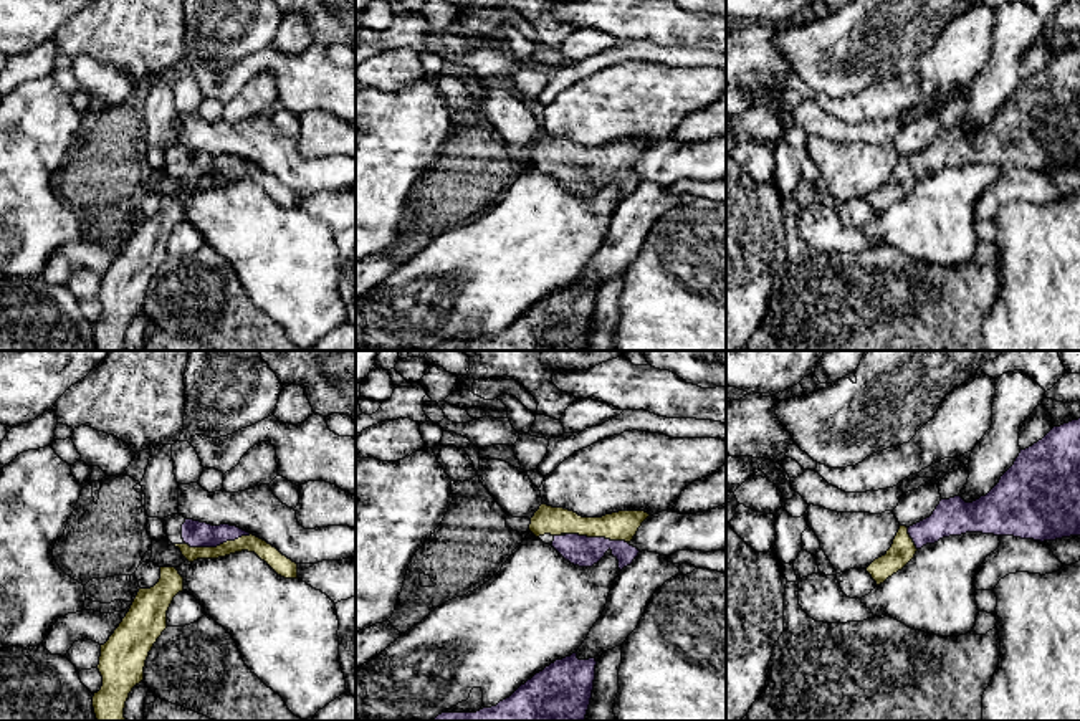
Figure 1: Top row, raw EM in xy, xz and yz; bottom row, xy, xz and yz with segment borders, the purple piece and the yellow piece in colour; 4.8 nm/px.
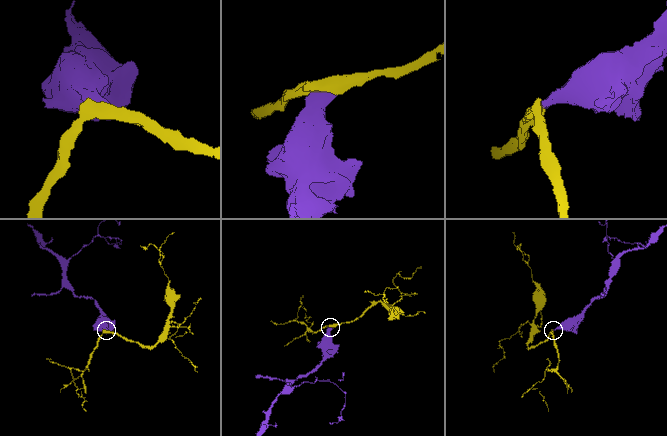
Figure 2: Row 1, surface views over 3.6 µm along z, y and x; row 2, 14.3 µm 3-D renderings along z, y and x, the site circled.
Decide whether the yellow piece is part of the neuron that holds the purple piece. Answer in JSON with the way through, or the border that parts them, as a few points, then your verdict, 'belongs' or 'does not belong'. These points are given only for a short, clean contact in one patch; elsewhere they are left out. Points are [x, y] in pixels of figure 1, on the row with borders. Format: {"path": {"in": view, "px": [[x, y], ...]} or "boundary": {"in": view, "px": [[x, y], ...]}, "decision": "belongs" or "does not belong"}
{"path": {"in": "xy", "px": [[194, 533], [202, 541], [217, 544], [252, 543], [265, 551]]}, "decision": "belongs"}

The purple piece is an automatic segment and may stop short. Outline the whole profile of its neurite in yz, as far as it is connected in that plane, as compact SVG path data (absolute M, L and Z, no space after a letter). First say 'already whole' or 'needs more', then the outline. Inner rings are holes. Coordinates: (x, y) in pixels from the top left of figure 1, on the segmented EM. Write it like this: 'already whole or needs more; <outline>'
needs more; M1080 418L1054 427L1042 440L1020 450L1014 465L986 496L972 503L966 503L961 496L941 499L929 518L910 528L900 526L891 547L875 559L867 572L880 585L901 571L923 546L966 532L1040 542L1080 536Z

